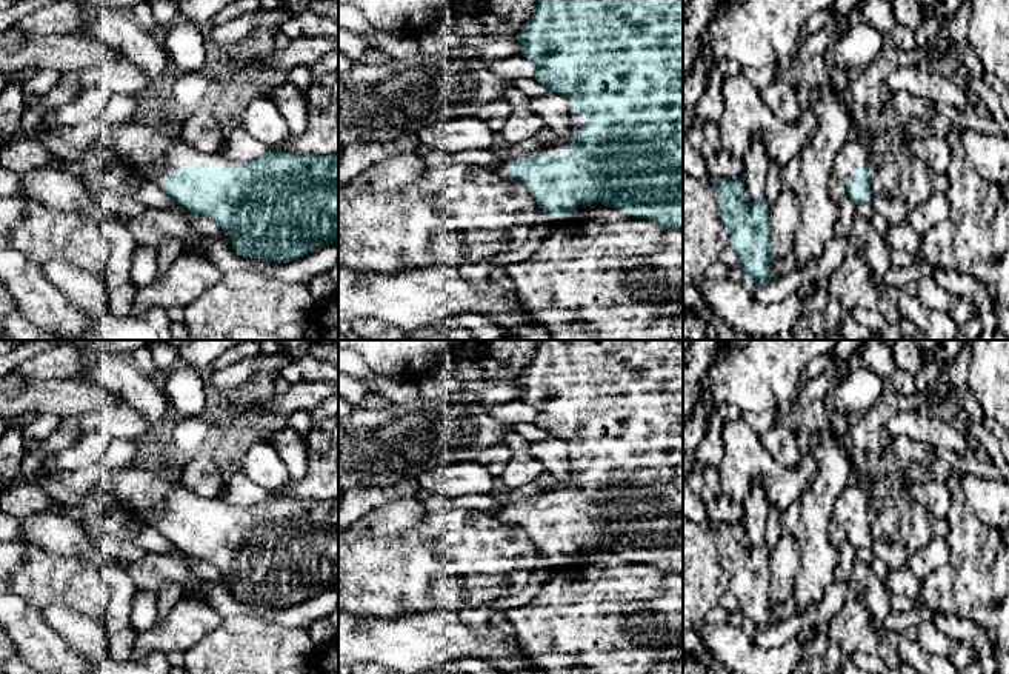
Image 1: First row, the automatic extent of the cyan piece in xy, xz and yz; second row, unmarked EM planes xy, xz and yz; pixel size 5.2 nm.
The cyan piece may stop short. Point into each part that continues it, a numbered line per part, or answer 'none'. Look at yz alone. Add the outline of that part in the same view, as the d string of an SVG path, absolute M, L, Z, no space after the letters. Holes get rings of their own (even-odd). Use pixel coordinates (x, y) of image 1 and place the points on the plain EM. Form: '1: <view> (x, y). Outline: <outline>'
1: yz (854, 499). Outline: M854 474L834 506L834 519L841 525L849 525L857 514L869 509L867 491Z

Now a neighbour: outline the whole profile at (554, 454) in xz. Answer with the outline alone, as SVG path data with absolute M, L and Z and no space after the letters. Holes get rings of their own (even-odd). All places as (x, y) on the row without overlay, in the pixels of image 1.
M555 437L529 443L529 454L544 465L555 483L572 485L574 472L569 468L572 459L569 445Z

